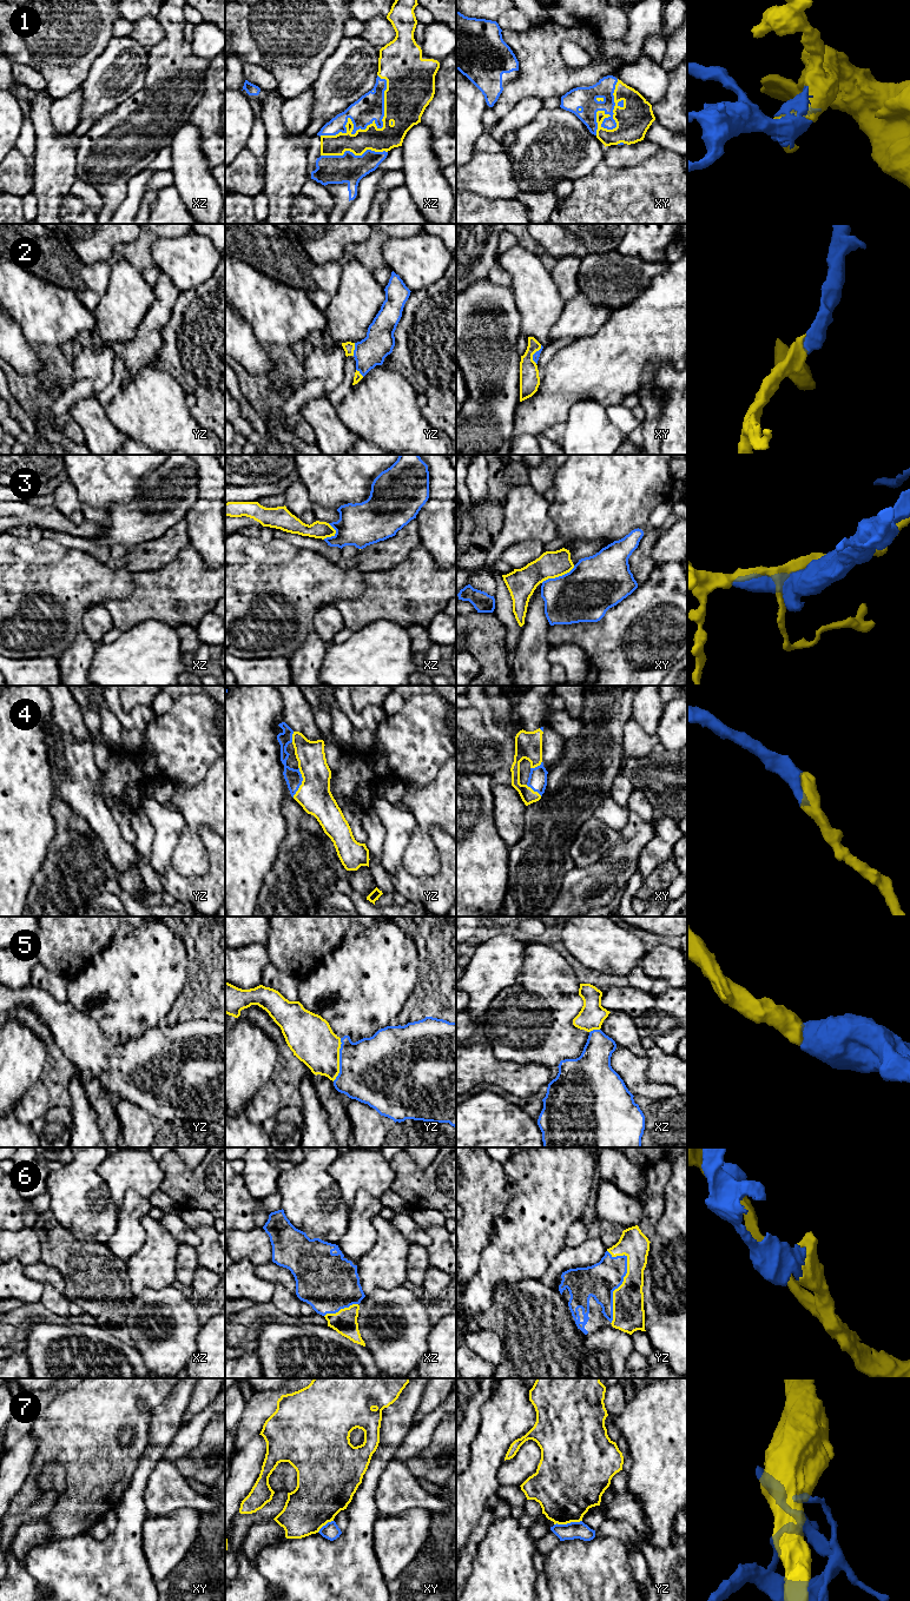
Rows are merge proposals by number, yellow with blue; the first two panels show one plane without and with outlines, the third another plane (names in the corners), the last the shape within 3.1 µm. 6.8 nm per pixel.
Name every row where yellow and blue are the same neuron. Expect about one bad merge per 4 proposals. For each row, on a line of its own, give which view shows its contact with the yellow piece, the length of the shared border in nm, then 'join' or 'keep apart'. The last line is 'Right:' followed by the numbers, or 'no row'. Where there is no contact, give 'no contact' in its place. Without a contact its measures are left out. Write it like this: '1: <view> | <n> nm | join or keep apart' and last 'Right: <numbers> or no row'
1: xz | 600 nm | join
2: yz | 90 nm | join
3: xy | 260 nm | join
4: yz | 220 nm | join
5: yz | 300 nm | join
6: yz | 500 nm | join
7: yz | 190 nm | keep apart
Right: 1, 2, 3, 4, 5, 6

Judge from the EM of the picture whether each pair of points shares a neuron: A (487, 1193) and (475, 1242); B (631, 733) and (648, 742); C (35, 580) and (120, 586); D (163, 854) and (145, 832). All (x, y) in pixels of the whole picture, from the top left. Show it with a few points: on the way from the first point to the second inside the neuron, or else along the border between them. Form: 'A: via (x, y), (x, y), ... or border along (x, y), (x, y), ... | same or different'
A: via (481, 1205), (475, 1230) | same
B: via (635, 738), (644, 742) | same
C: via (57, 582), (99, 583) | same
D: border along (145, 813), (153, 828), (152, 868) | different

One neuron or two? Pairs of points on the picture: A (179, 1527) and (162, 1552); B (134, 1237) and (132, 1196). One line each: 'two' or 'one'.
A: one
B: one

